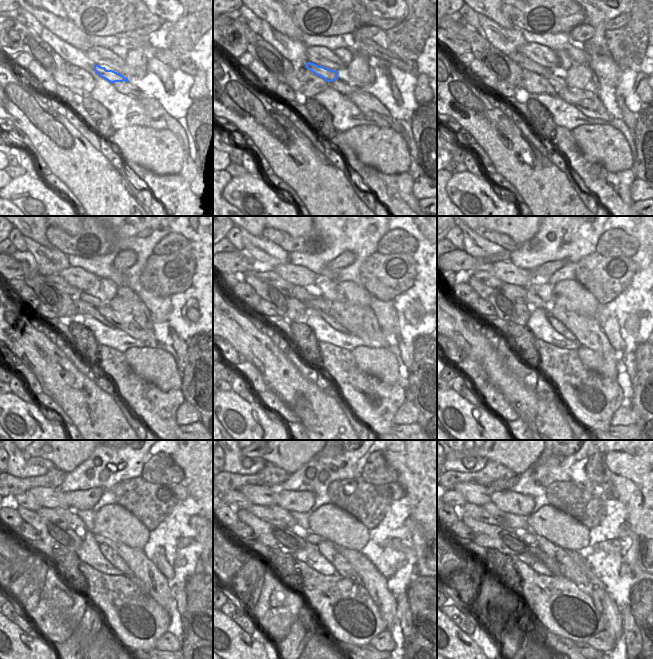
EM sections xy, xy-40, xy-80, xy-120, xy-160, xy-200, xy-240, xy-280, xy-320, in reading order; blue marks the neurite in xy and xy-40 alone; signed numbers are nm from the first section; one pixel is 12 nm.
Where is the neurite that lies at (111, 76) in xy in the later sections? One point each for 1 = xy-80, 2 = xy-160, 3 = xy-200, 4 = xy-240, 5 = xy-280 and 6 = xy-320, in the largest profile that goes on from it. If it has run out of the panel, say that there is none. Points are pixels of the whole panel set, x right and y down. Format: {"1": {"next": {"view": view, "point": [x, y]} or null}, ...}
{"1": {"next": {"view": "xy-80", "point": [565, 62]}}, "2": {"next": {"view": "xy-160", "point": [320, 295]}}, "3": {"next": {"view": "xy-200", "point": [539, 296]}}, "4": {"next": {"view": "xy-240", "point": [77, 519]}}, "5": {"next": {"view": "xy-280", "point": [234, 496]}}, "6": {"next": {"view": "xy-320", "point": [457, 499]}}}

